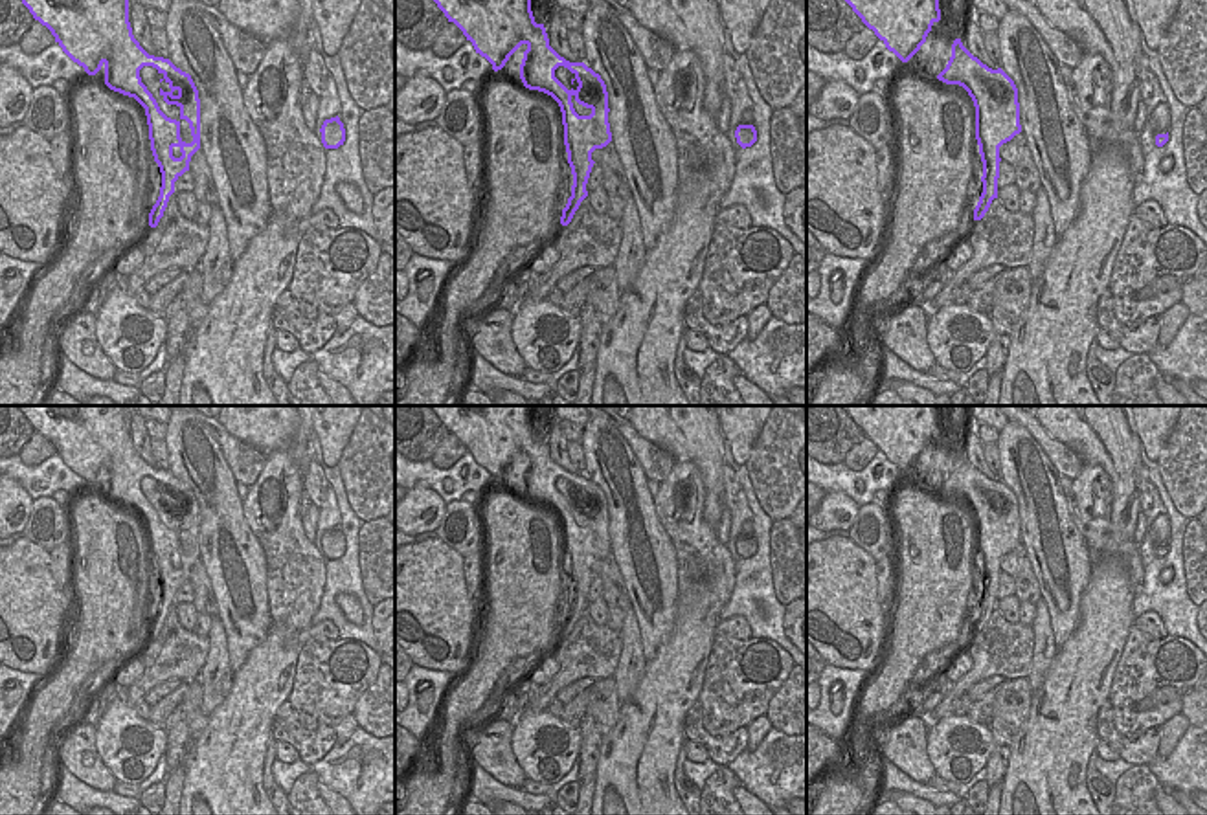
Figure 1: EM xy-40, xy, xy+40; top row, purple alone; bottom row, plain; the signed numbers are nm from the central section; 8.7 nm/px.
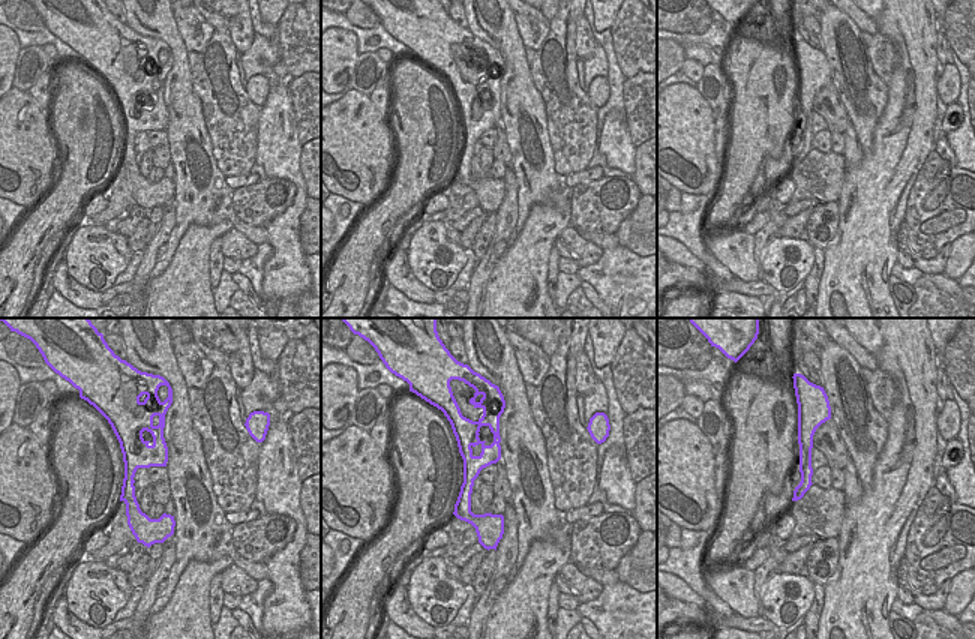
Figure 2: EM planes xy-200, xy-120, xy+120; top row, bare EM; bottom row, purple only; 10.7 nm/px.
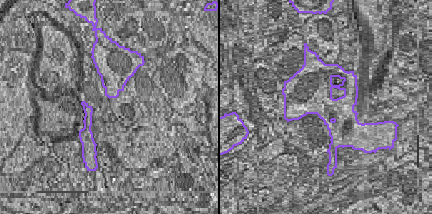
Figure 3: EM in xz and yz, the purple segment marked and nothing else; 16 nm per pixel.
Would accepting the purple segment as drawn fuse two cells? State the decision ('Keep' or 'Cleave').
Keep.

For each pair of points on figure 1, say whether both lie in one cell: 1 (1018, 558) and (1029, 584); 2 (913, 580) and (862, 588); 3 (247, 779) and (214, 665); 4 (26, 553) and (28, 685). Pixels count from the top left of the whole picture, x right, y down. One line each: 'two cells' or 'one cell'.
1: one cell
2: two cells
3: two cells
4: two cells

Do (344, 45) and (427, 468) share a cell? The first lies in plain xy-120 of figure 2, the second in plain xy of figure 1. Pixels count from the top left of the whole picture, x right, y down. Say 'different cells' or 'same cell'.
different cells

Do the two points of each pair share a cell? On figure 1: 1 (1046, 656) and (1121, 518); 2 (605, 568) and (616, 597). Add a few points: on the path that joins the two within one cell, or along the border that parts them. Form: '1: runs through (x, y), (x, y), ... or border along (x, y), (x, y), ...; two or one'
1: border along (1059, 650), (1046, 680), (1037, 689); two
2: runs through (610, 575), (614, 590); one

